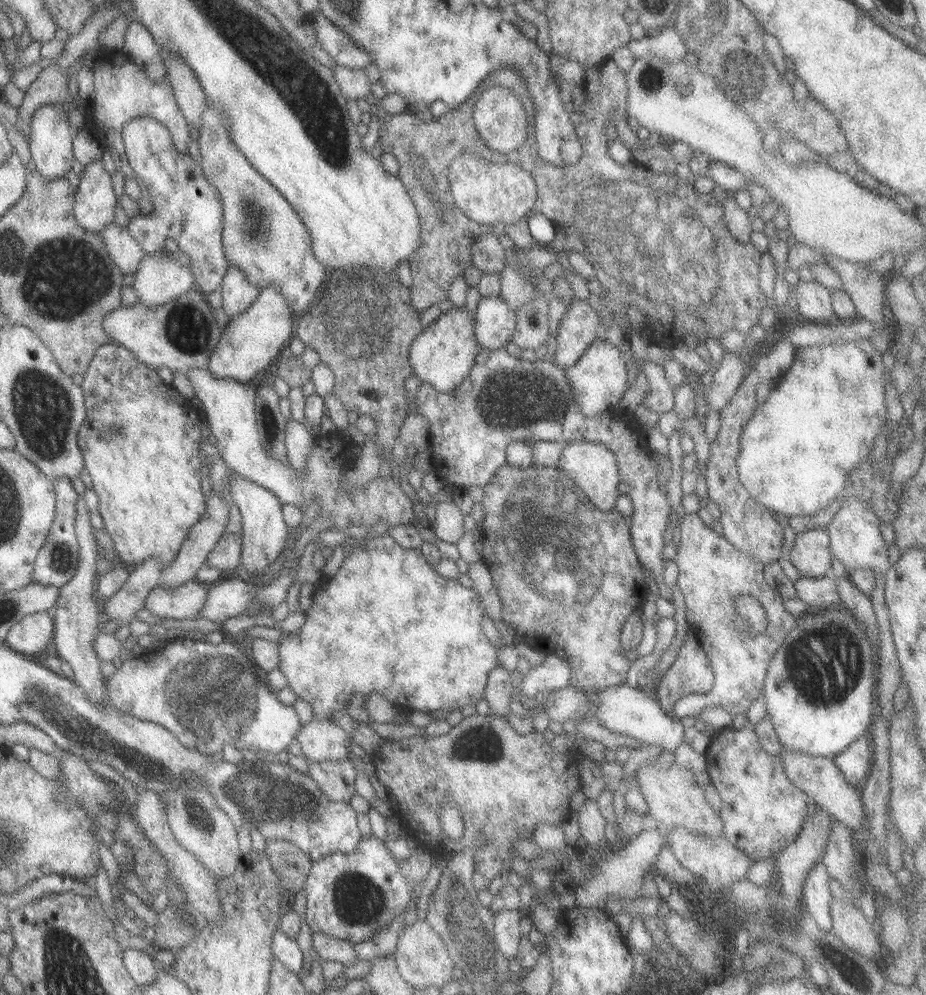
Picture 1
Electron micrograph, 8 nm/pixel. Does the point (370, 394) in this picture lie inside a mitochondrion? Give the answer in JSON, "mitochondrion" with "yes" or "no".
{"mitochondrion":"no"}

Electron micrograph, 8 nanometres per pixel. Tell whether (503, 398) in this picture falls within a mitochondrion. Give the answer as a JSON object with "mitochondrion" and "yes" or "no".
{"mitochondrion":"yes"}

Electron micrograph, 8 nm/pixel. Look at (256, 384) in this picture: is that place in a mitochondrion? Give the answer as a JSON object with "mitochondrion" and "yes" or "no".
{"mitochondrion":"no"}

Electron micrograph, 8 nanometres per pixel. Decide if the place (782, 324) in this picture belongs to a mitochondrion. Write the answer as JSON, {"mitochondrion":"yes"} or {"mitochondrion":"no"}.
{"mitochondrion":"no"}

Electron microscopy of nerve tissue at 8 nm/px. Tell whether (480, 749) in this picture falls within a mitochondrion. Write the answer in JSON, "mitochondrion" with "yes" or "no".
{"mitochondrion":"yes"}

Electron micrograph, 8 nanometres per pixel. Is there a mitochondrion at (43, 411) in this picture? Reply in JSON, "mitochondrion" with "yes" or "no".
{"mitochondrion":"yes"}

